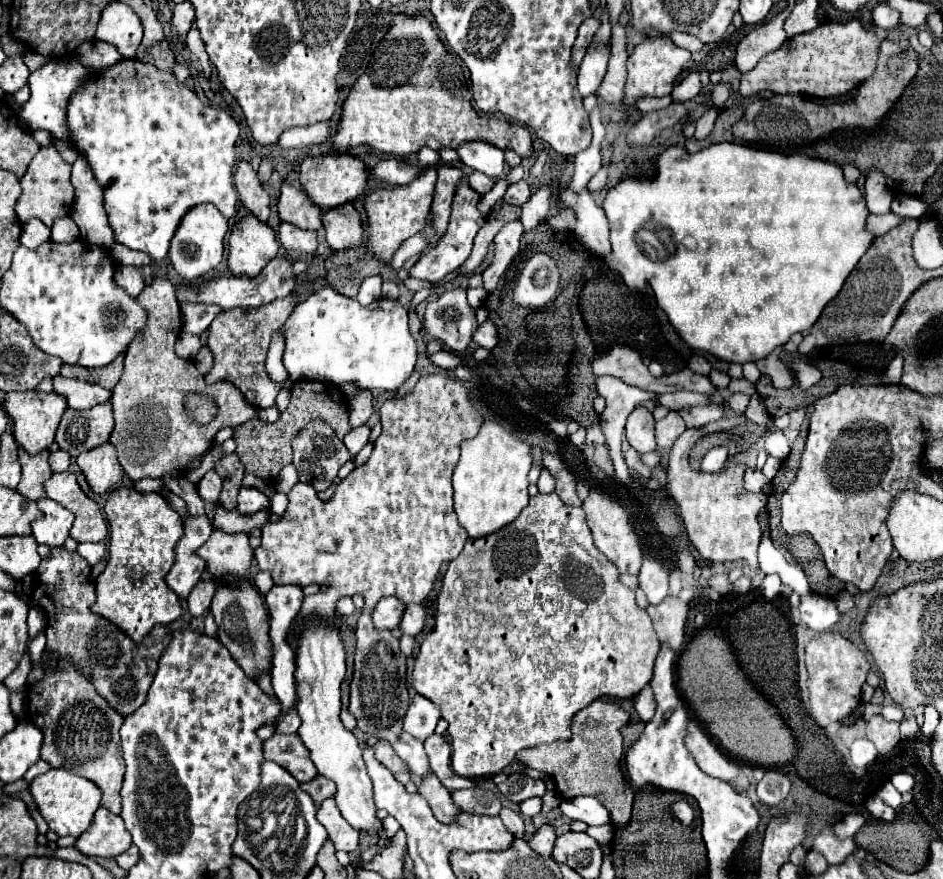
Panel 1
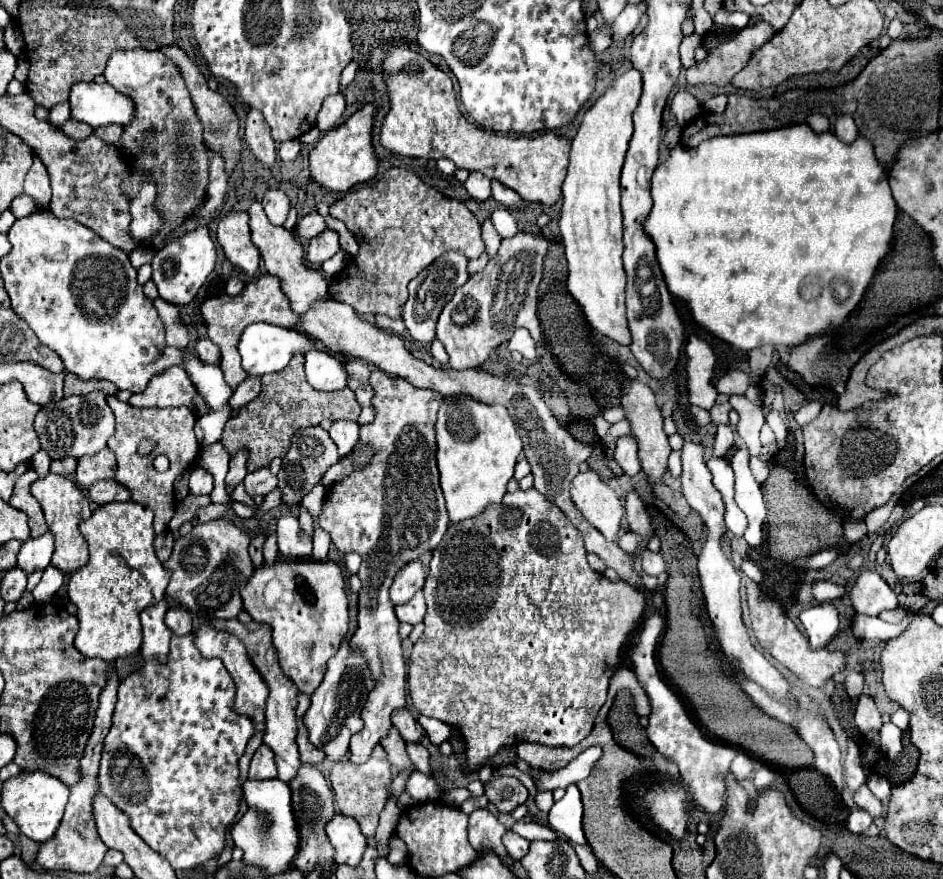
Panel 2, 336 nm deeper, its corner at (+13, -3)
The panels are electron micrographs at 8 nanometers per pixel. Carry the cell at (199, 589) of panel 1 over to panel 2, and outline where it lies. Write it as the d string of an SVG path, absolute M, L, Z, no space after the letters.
M173 605L167 615L165 615L165 625L175 633L175 635L185 635L189 631L193 631L191 627L191 615L185 607L181 605Z

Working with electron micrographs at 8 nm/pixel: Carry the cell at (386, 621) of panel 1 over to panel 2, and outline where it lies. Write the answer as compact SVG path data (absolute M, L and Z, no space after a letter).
M409 563L409 567L405 567L405 571L401 571L401 575L397 575L397 579L393 581L391 587L391 603L393 605L403 605L407 603L425 583L425 571L421 567L421 563Z

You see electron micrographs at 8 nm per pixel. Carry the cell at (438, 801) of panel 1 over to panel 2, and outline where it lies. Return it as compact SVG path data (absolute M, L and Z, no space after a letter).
M395 727L389 731L389 735L385 735L385 739L381 739L381 745L387 751L389 763L393 767L397 767L399 771L411 767L409 755L407 755L407 749L405 749L405 741L401 739L401 735L397 735L397 729Z

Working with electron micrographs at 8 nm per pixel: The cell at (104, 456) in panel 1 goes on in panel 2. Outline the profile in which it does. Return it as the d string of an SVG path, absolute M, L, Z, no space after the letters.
M109 447L95 455L87 455L77 459L77 471L75 471L75 483L83 489L91 487L99 479L111 479L115 477L115 455Z

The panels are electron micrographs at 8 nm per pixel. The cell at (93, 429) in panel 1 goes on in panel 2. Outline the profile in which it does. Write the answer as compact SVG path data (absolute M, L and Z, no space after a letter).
M93 391L89 395L63 397L61 401L43 405L35 417L35 431L41 439L41 449L45 449L51 459L79 459L107 447L107 439L115 431L115 417L107 405L107 395L101 391Z

